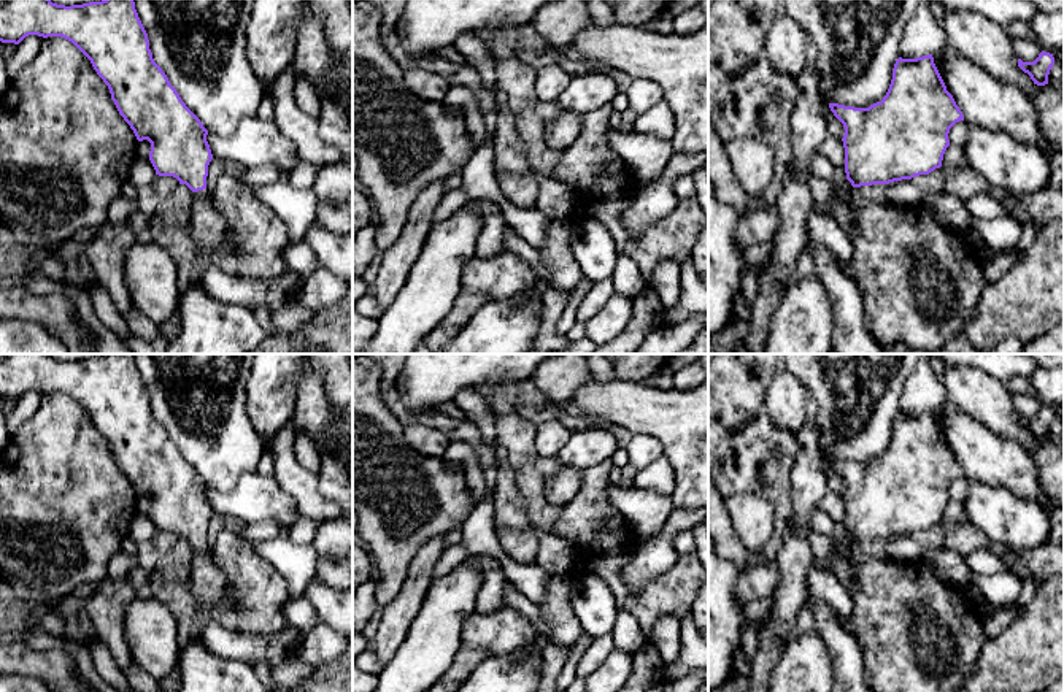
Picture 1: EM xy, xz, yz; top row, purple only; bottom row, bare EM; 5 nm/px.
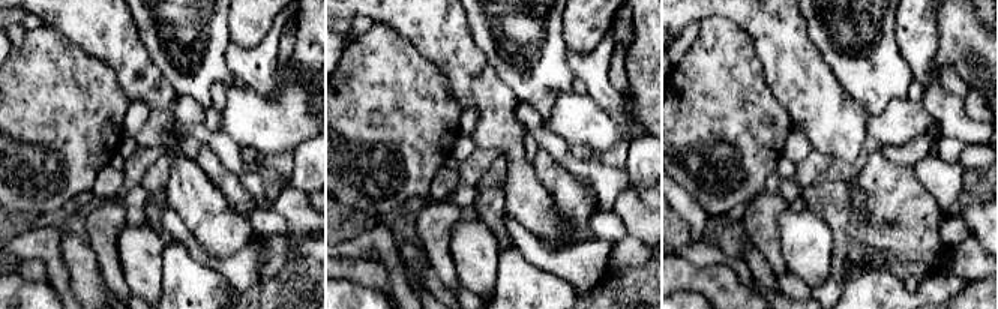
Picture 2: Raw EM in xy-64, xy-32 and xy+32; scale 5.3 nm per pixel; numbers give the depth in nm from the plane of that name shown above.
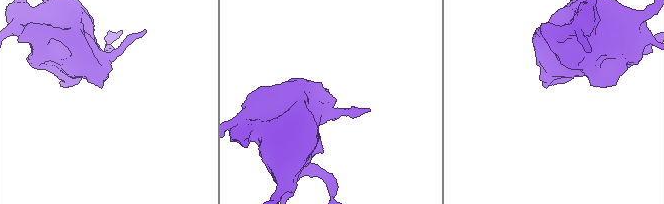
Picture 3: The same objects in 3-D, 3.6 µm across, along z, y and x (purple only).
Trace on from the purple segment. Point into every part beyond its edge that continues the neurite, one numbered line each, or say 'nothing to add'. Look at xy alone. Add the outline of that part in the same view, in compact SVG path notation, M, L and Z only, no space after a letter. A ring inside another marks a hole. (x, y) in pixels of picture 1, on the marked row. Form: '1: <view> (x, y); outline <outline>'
1: xy (207, 227); outline M211 190L194 192L191 211L191 236L206 252L216 252L226 232L226 221L213 208Z

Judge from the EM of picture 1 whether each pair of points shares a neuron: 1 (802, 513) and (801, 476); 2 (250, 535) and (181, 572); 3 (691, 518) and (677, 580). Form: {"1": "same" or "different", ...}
{"1": "same", "2": "different", "3": "different"}

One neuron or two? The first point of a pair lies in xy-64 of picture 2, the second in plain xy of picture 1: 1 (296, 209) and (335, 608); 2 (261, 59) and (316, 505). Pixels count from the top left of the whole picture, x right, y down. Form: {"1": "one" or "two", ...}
{"1": "one", "2": "one"}

